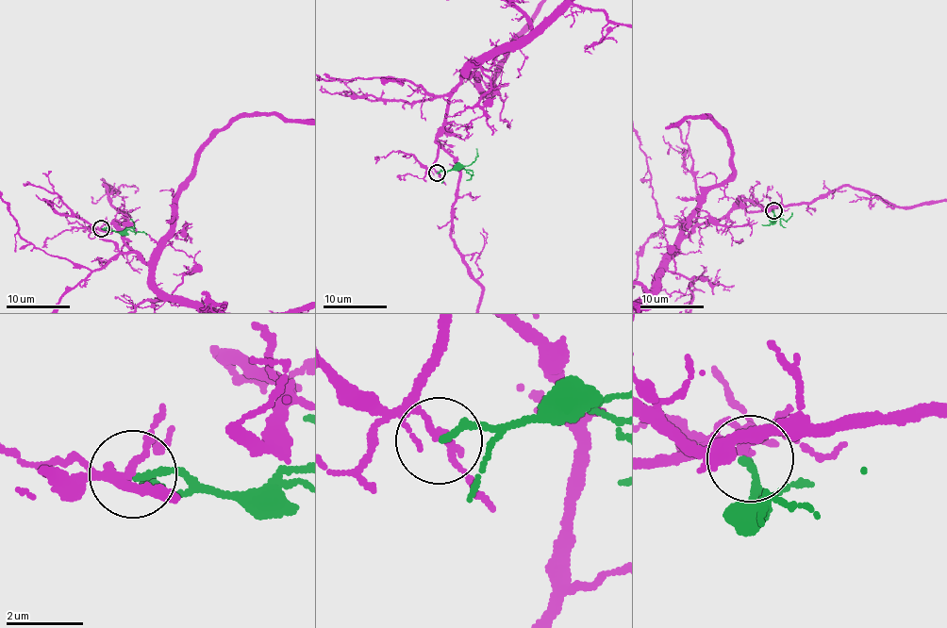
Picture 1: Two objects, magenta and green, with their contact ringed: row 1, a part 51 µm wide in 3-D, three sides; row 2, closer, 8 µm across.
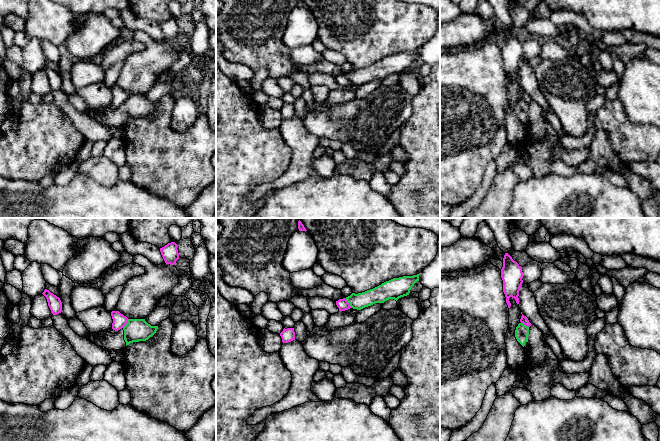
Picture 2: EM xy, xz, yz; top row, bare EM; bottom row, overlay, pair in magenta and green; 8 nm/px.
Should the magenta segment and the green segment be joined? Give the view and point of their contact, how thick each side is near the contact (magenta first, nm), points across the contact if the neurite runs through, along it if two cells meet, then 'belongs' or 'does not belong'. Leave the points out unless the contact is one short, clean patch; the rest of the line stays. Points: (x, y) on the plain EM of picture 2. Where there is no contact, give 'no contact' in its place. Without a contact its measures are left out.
meets magenta in xz at (348, 79); 90 nm thick on the magenta side, 130 nm on the other; border along xz (345, 74), (351, 83); does not belong

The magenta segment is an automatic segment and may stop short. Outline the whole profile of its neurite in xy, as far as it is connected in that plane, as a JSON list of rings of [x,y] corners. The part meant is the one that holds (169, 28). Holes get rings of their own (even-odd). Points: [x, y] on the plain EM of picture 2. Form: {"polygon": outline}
{"polygon": [[[175,18],[168,19],[160,24],[160,28],[166,40],[174,41],[179,35],[177,20]]]}

